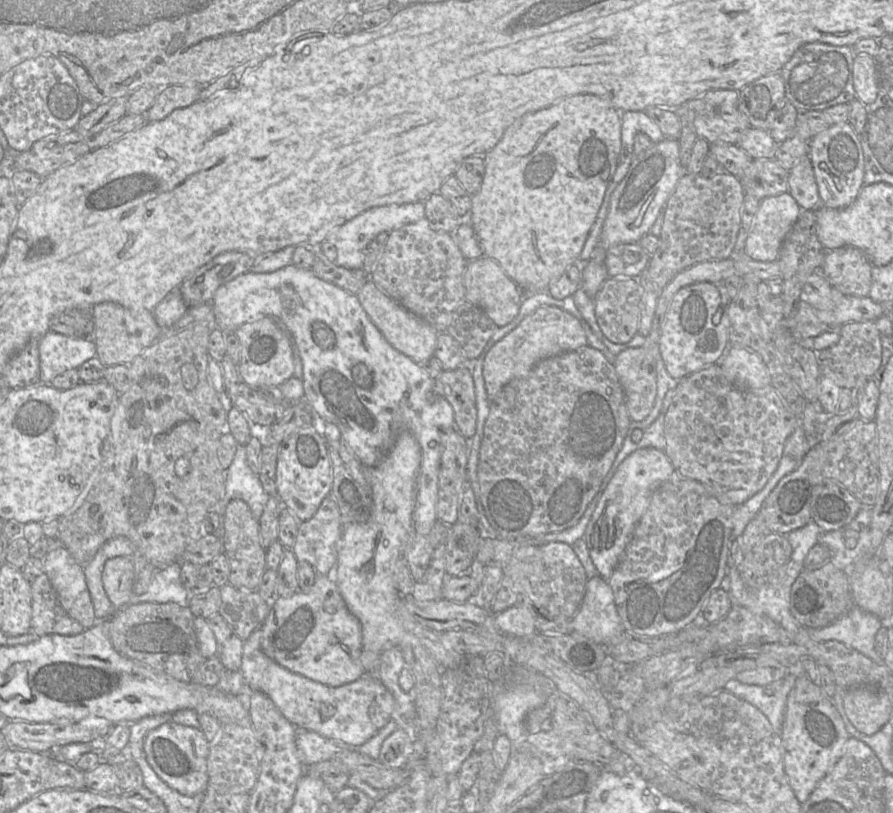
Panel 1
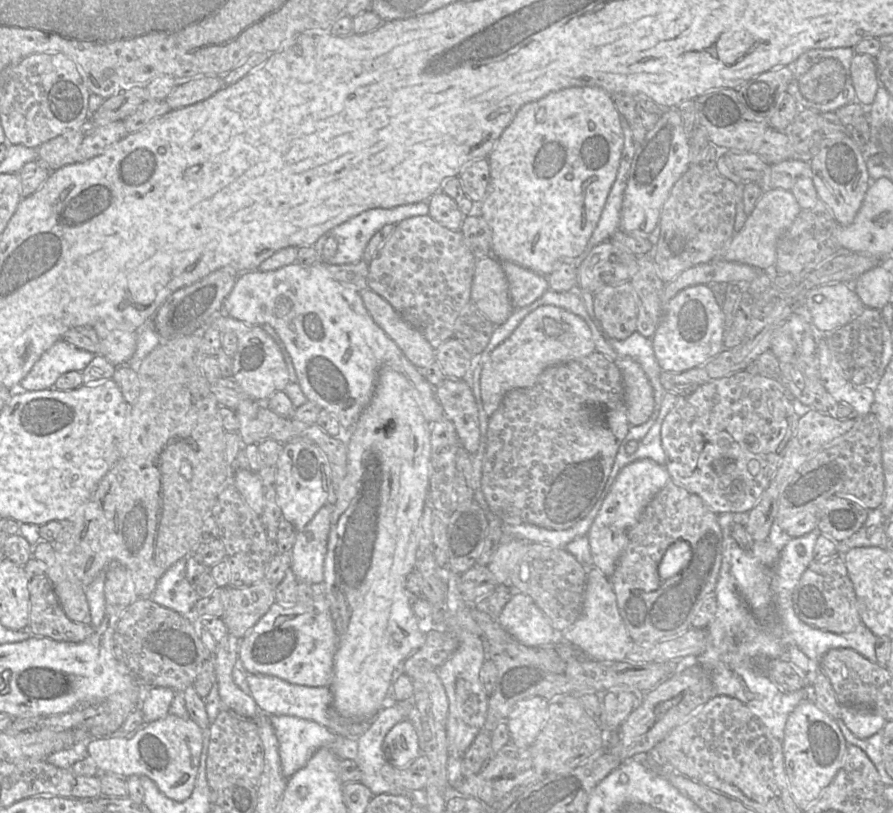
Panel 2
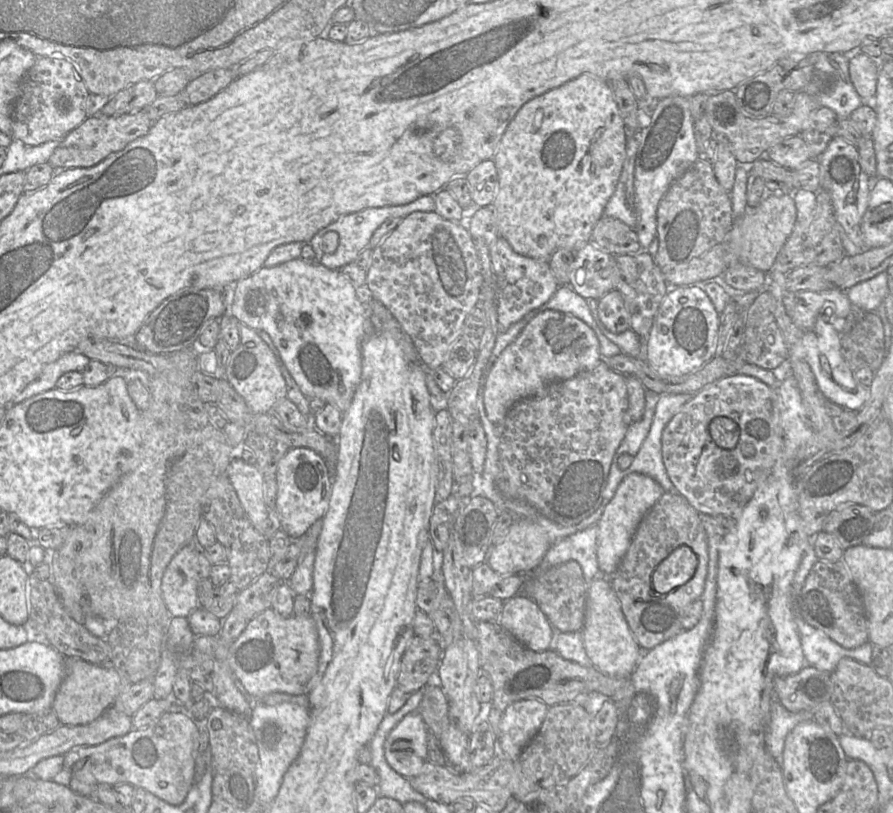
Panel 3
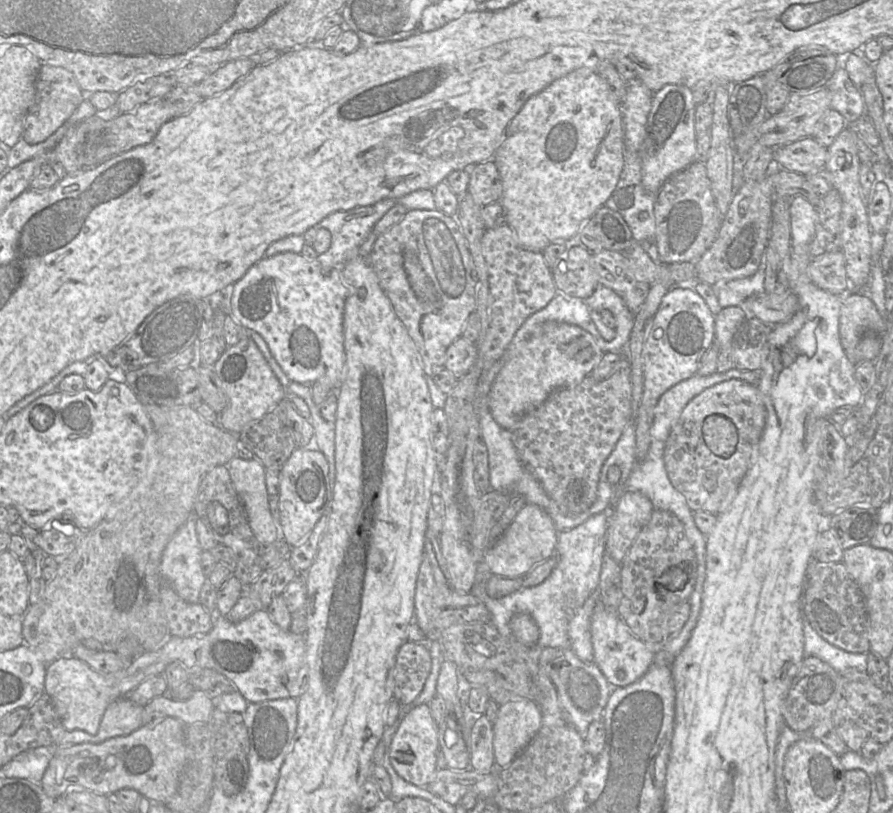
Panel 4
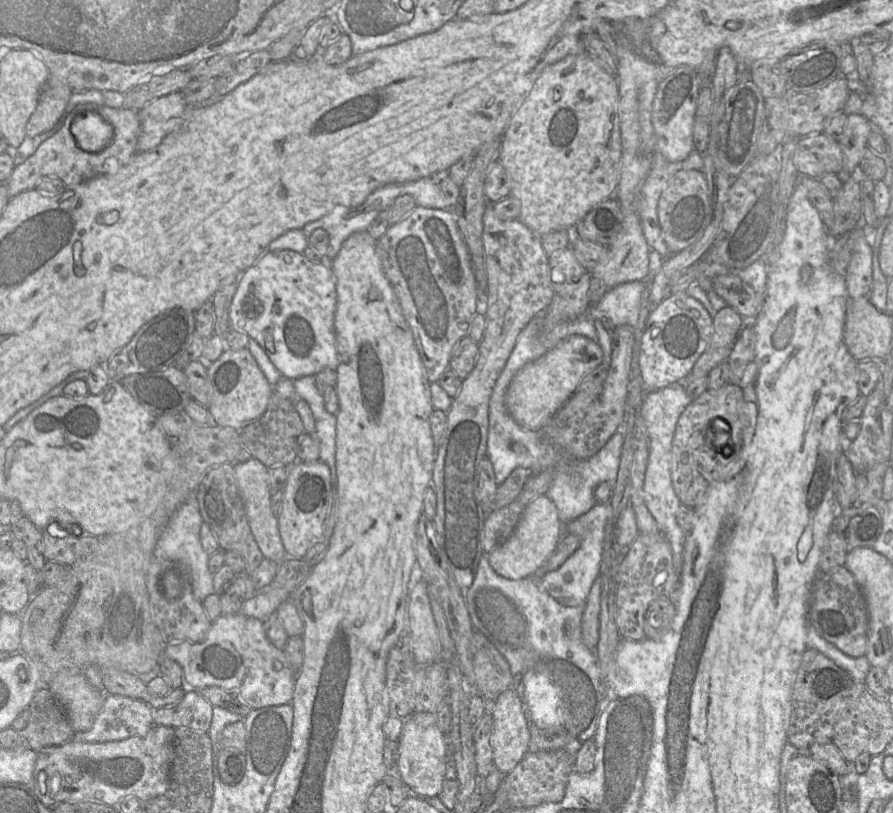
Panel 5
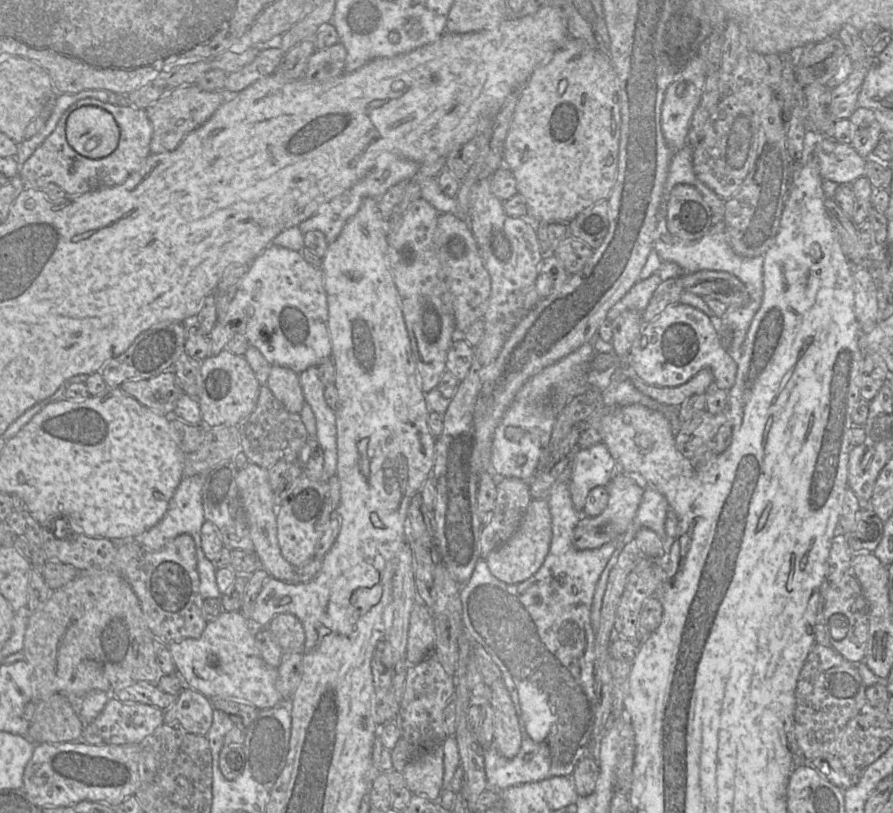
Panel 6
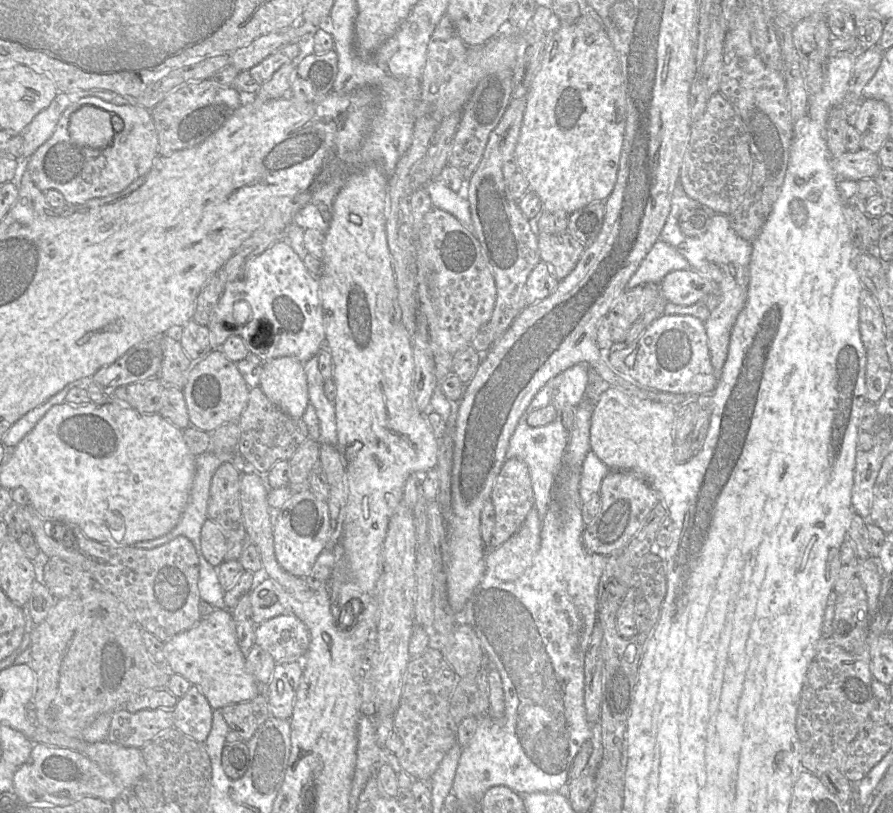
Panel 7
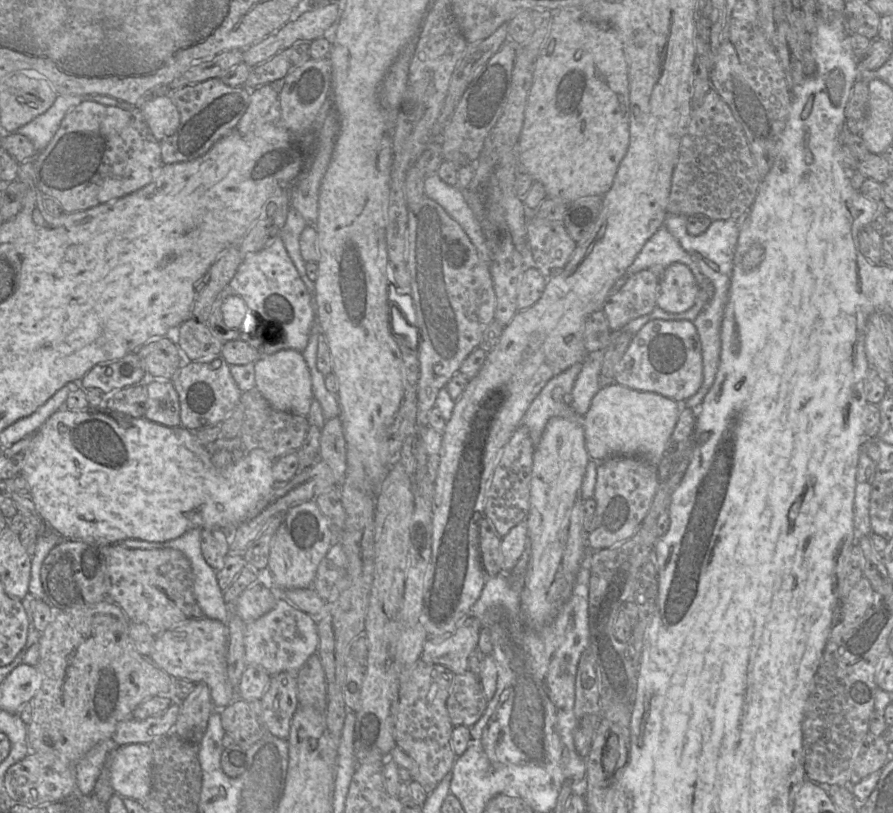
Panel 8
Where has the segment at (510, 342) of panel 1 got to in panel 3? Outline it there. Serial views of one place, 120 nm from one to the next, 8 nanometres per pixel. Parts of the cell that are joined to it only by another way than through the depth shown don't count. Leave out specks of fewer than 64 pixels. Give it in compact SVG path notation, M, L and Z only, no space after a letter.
M551 309L537 314L503 350L487 375L483 402L489 420L499 425L517 401L540 397L550 383L592 369L602 359L599 348L596 334L579 318Z

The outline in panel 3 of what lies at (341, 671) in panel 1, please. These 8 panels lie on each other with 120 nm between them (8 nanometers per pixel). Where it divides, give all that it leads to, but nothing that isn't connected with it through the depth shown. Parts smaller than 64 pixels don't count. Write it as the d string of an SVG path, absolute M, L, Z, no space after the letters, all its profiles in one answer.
M271 607L251 619L231 645L227 661L234 675L257 701L270 693L308 694L318 670L318 634L312 617L282 617Z

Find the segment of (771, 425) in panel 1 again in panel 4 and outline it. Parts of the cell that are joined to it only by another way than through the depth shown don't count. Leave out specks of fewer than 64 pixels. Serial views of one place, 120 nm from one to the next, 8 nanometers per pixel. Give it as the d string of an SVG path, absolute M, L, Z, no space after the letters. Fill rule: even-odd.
M741 380L716 384L694 397L674 423L664 449L664 463L672 486L683 495L692 511L720 514L733 502L745 476L752 453L766 424L767 411L757 386ZM710 415L730 419L738 432L735 452L728 458L713 454L705 444L702 426Z

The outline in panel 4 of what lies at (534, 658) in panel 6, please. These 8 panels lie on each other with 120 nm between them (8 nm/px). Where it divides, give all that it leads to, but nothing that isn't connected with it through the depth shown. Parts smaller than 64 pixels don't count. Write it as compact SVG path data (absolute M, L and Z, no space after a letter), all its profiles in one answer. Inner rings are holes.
M608 507L592 515L575 528L558 532L555 547L558 562L542 583L521 588L501 598L492 598L486 592L486 581L492 573L482 560L477 565L476 579L470 591L485 604L490 613L490 623L509 639L517 656L527 665L538 688L536 703L541 710L542 725L571 725L583 737L589 725L602 717L612 687L594 662L583 662L572 651L568 625L585 600L598 588L611 509ZM517 613L529 614L539 628L539 639L533 646L518 642L511 632L509 622Z

